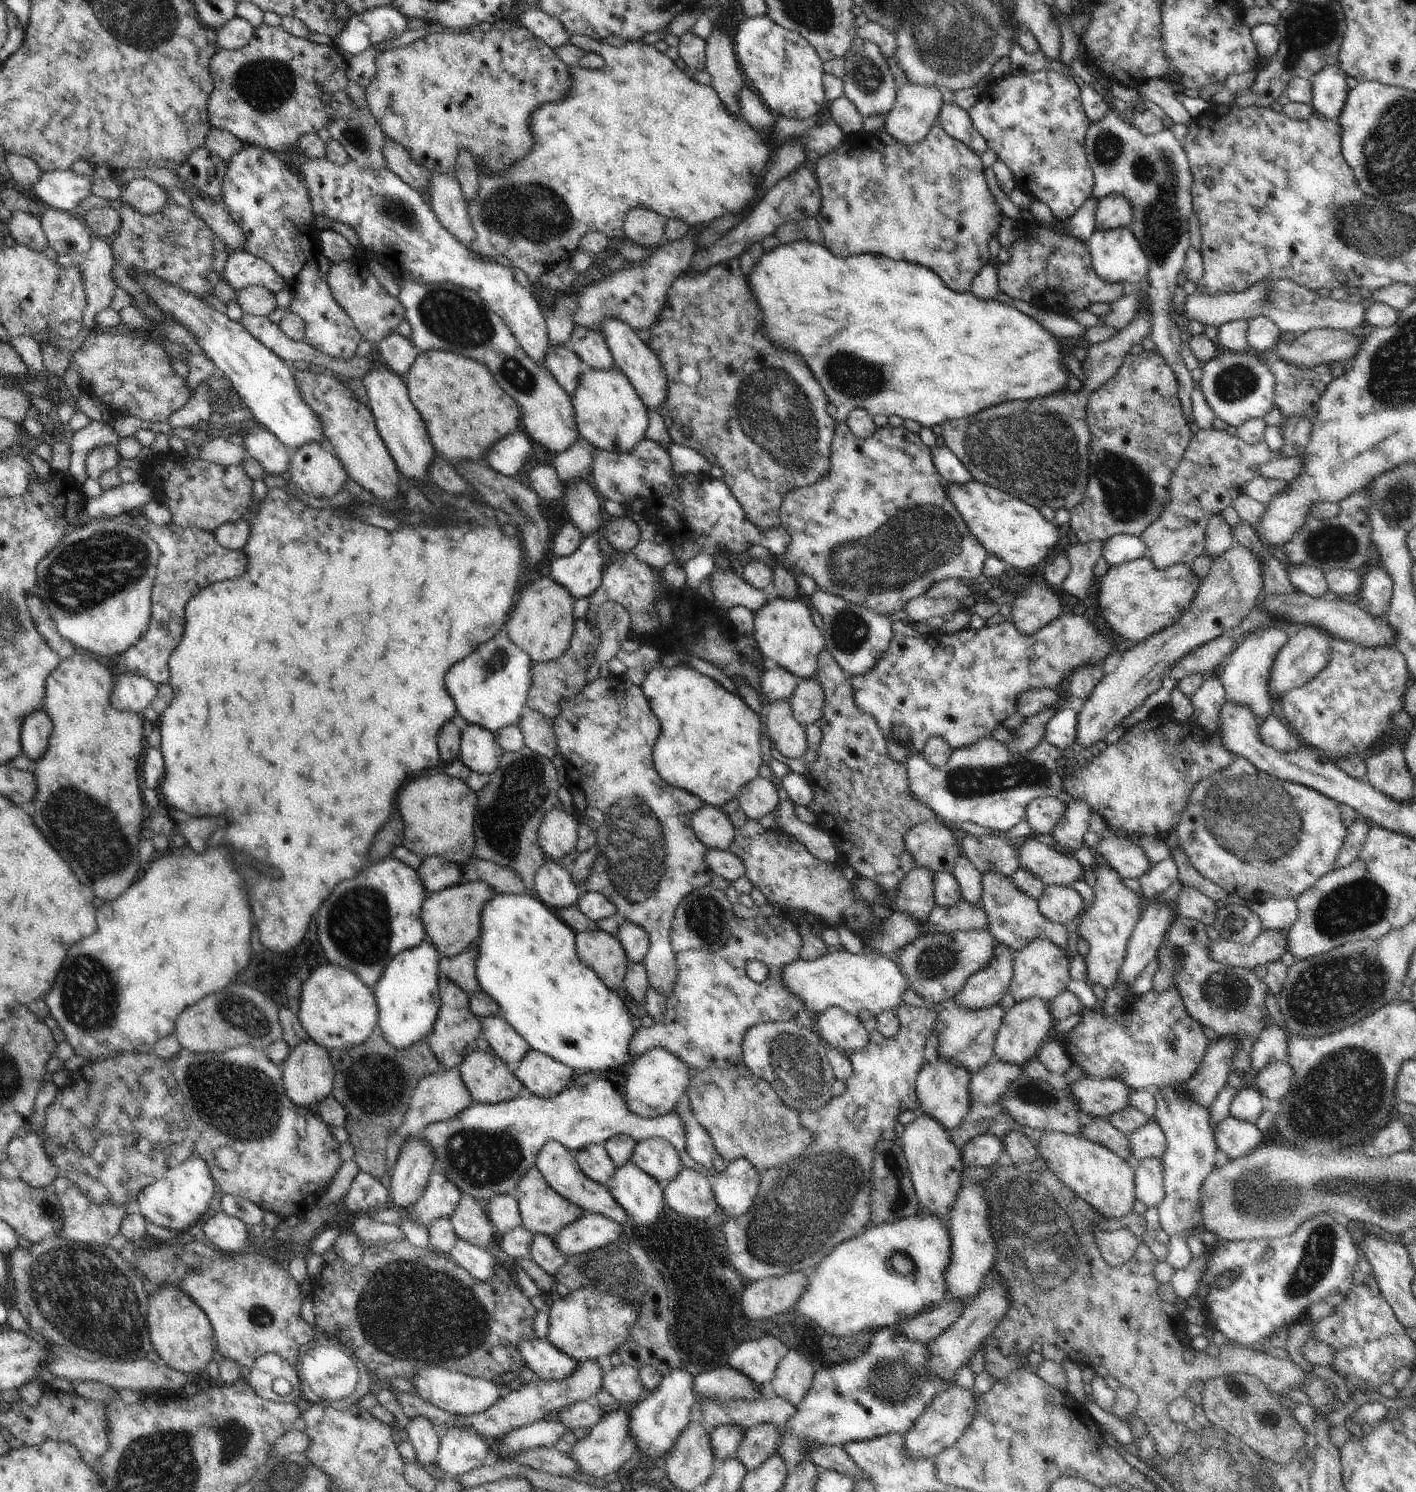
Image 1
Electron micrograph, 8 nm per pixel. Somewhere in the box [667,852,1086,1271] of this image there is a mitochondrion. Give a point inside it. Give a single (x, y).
(795, 1063)

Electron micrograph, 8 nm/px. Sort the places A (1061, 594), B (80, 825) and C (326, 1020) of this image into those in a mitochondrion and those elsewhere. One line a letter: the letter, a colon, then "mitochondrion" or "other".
A: other
B: mitochondrion
C: other

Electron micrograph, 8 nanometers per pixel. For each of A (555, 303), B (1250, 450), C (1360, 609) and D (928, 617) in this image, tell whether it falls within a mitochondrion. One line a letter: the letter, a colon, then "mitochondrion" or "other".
A: other
B: other
C: other
D: other

